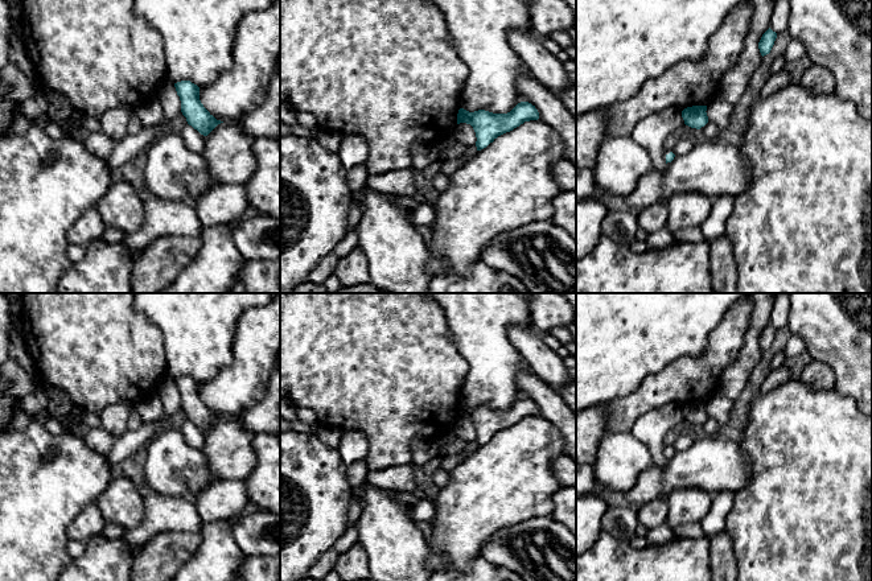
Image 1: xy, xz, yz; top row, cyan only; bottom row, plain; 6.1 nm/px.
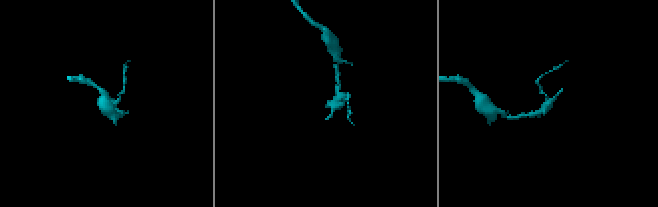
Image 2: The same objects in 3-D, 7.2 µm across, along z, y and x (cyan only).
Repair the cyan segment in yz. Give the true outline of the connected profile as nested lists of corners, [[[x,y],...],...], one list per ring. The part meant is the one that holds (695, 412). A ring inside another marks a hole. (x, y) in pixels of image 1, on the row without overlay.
[[[692,401],[682,407],[684,420],[700,425],[708,419],[707,401]]]

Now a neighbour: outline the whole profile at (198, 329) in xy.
[[[136,293],[135,308],[161,330],[166,372],[172,379],[190,376],[198,383],[207,383],[233,362],[234,338],[242,313],[268,304],[273,296],[275,293]]]

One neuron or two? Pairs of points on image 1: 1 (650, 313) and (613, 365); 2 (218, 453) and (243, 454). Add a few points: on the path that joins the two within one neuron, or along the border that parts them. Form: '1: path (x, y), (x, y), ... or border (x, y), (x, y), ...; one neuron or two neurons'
1: path (637, 326), (613, 351); one neuron
2: path (225, 453), (237, 454); one neuron

